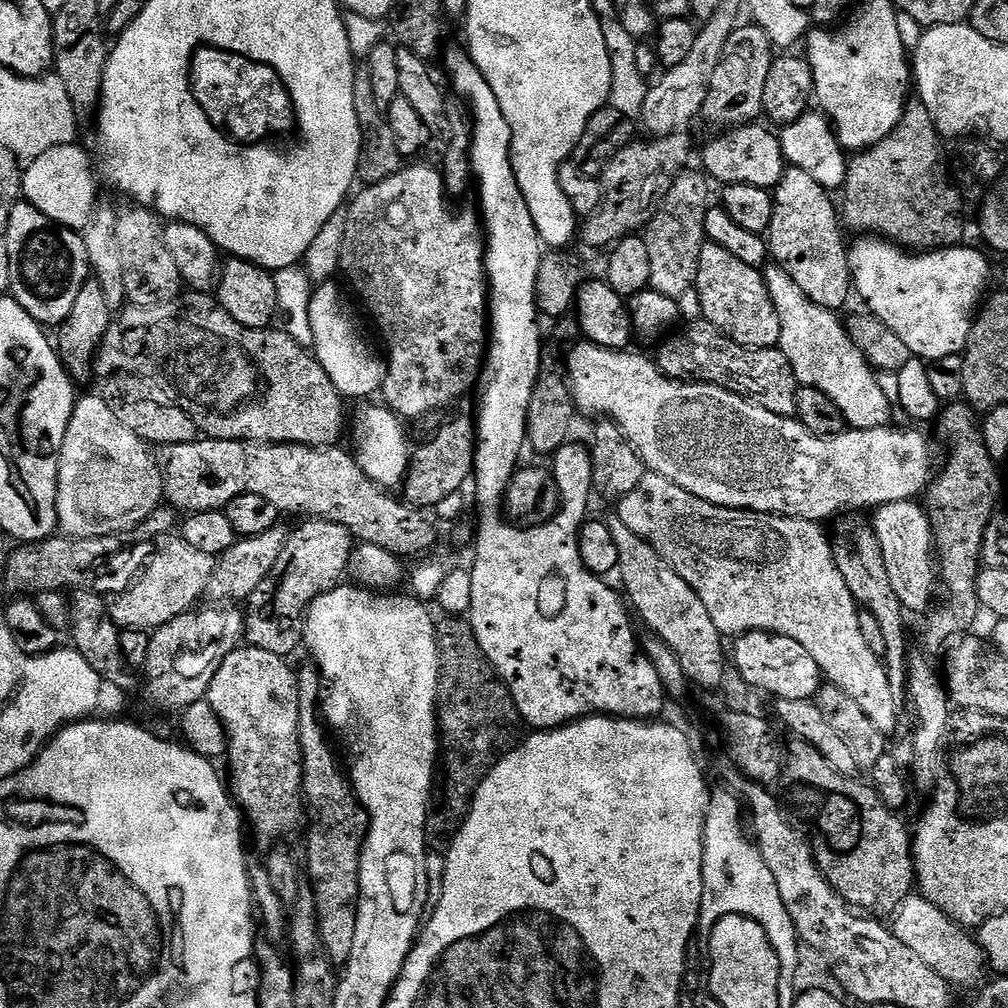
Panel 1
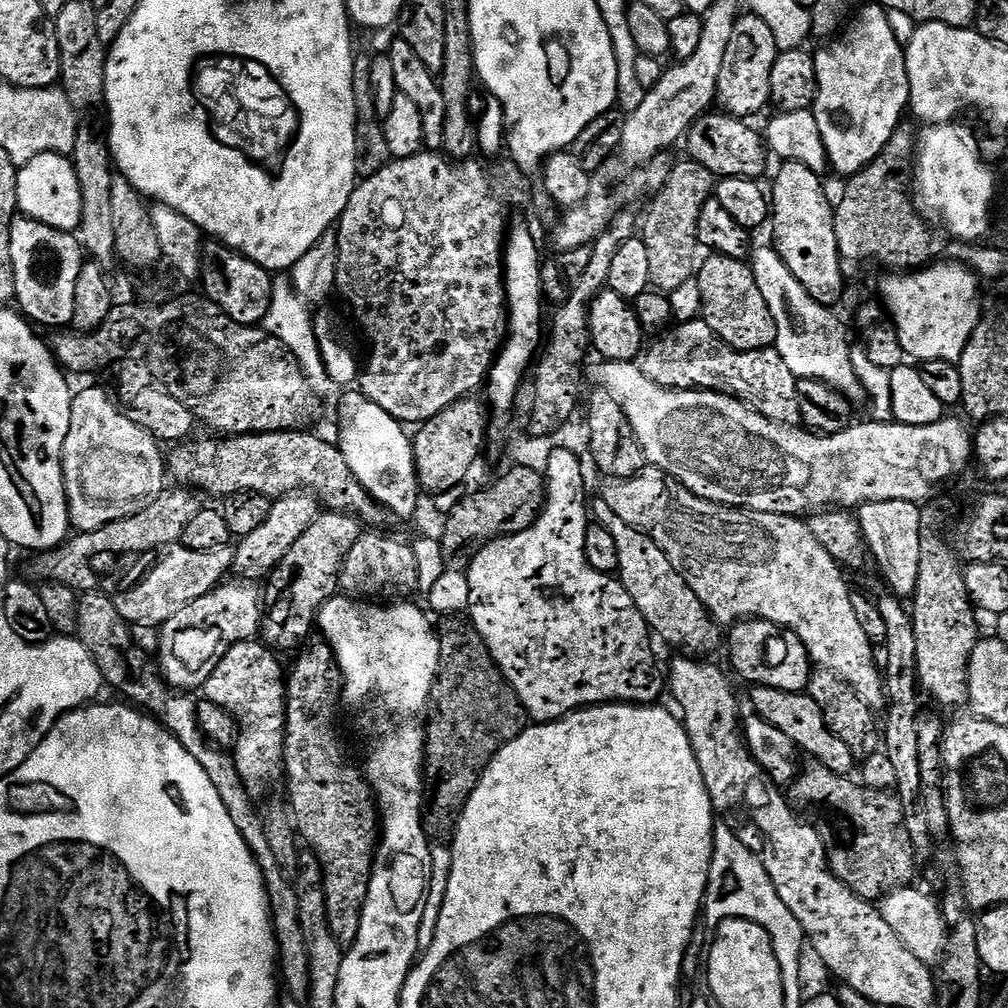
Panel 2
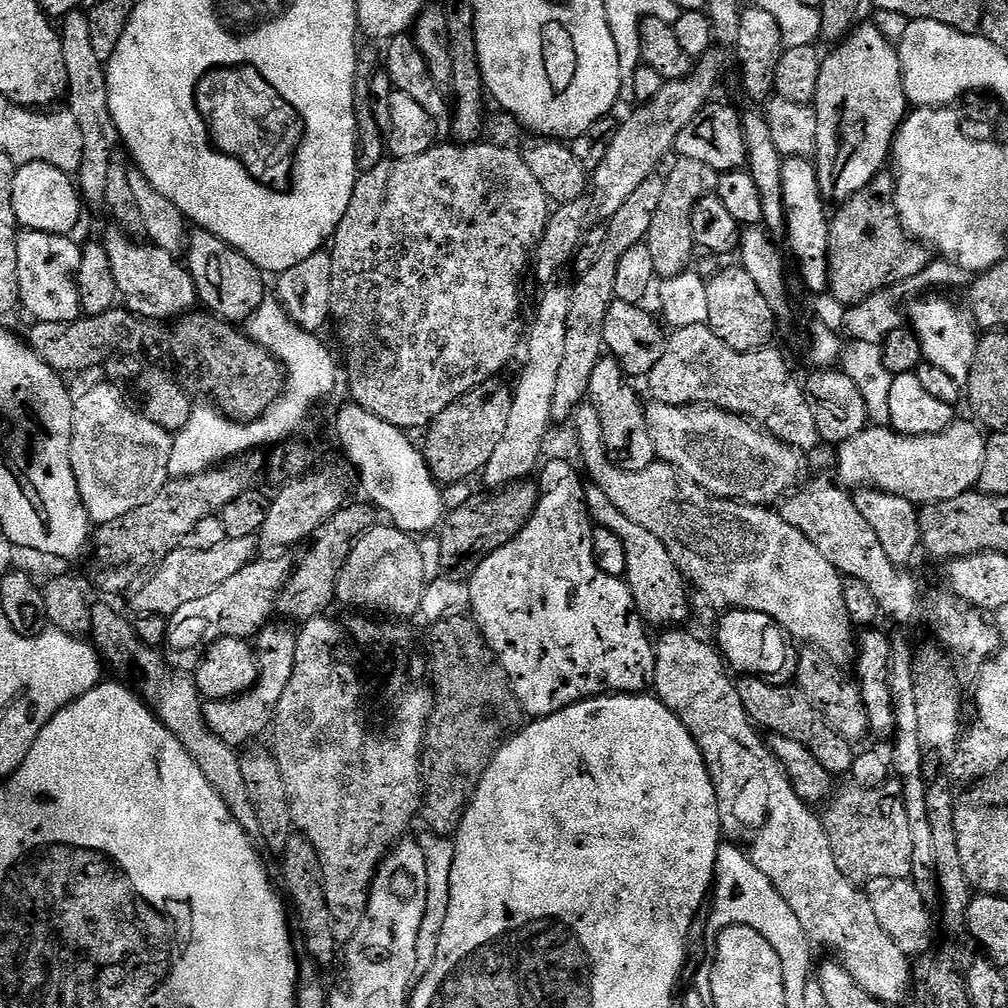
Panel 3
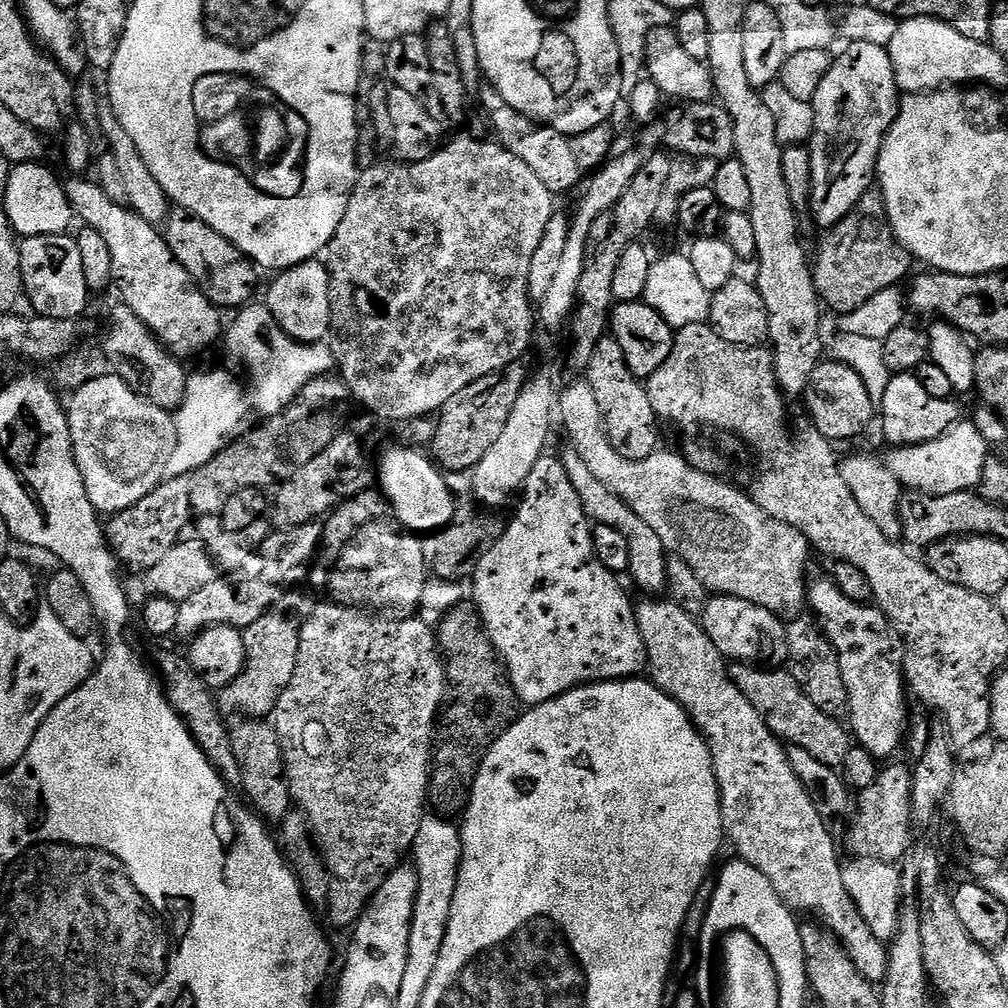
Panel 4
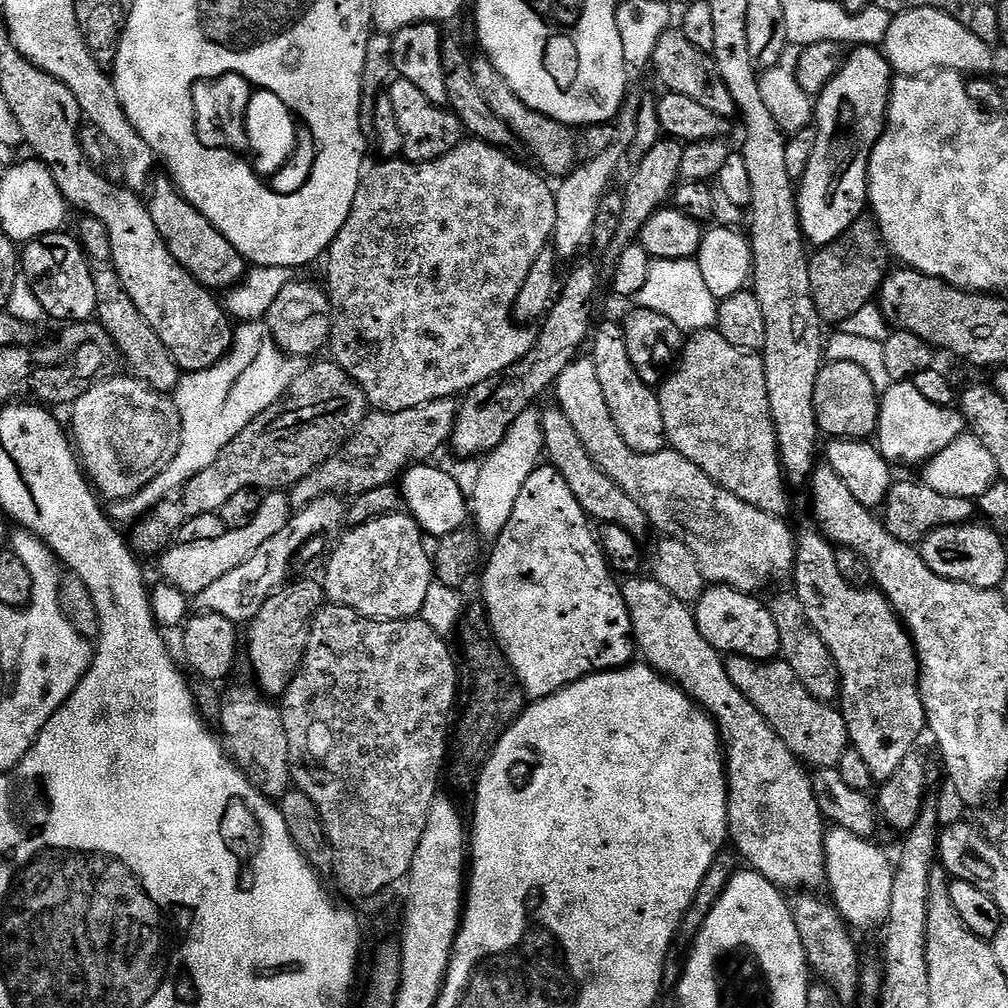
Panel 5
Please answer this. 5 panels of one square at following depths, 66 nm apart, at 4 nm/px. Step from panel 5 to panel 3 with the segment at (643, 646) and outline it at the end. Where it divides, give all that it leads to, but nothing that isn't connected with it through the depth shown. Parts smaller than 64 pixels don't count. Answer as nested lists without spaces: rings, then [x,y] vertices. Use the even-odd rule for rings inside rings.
[[[664,630],[660,637],[655,637],[656,661],[652,688],[655,696],[678,717],[682,726],[690,730],[706,762],[718,802],[721,829],[727,835],[729,832],[745,840],[743,843],[754,866],[758,866],[758,870],[770,878],[774,890],[778,890],[786,906],[794,910],[798,922],[802,922],[802,930],[813,945],[821,944],[836,963],[844,967],[846,974],[850,974],[850,978],[854,978],[854,982],[858,982],[858,986],[879,1000],[881,1005],[902,1003],[904,987],[908,984],[910,957],[892,941],[886,930],[882,930],[878,916],[868,901],[867,891],[860,889],[859,892],[855,888],[857,885],[838,870],[821,817],[812,813],[815,811],[796,793],[796,788],[784,773],[784,767],[746,714],[746,706],[742,706],[742,698],[738,698],[736,680],[730,675],[723,656],[711,643],[708,645],[706,641],[699,640],[694,633],[680,631],[684,630]]]

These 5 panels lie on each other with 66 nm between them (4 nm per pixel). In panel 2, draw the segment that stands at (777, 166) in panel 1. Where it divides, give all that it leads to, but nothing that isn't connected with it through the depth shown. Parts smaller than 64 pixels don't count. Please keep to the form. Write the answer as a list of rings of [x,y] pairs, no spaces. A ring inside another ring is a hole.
[[[712,110],[699,116],[688,129],[687,155],[694,162],[706,166],[706,170],[710,170],[717,178],[733,176],[760,180],[763,172],[768,168],[770,153],[766,147],[765,137],[761,133],[759,136],[748,124],[751,123],[747,119],[729,116],[727,112],[719,110]]]

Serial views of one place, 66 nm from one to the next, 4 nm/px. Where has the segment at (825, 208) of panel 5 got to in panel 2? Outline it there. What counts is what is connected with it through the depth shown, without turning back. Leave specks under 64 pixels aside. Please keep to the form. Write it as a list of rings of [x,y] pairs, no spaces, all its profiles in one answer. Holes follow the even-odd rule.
[[[879,2],[865,3],[853,15],[850,23],[825,46],[816,57],[816,102],[814,111],[818,130],[822,130],[822,142],[826,146],[828,163],[831,171],[843,178],[851,178],[859,174],[863,168],[870,166],[878,154],[890,142],[890,138],[900,127],[909,111],[910,82],[904,57],[905,45],[894,38],[894,30],[890,26],[889,9],[883,8]]]

